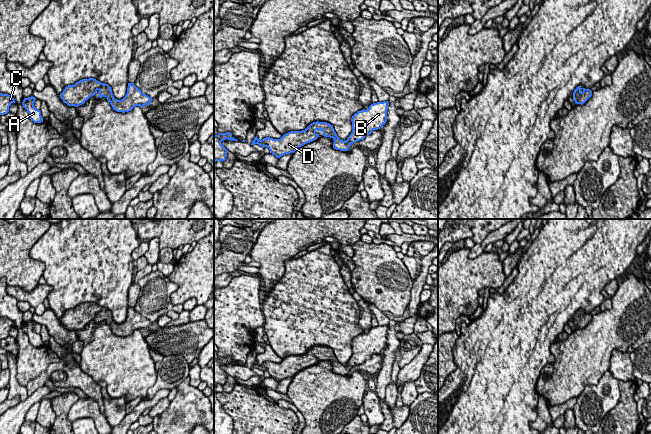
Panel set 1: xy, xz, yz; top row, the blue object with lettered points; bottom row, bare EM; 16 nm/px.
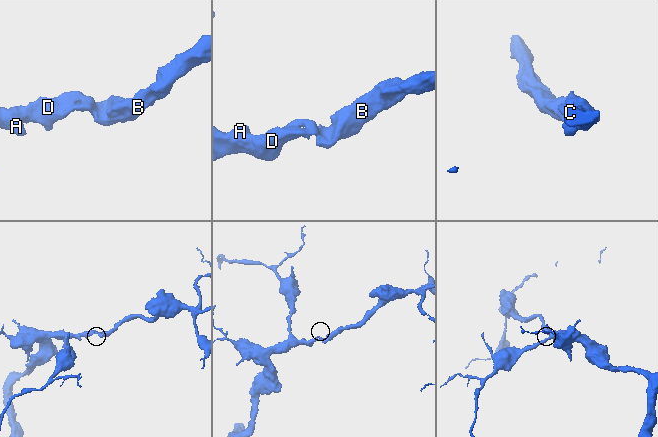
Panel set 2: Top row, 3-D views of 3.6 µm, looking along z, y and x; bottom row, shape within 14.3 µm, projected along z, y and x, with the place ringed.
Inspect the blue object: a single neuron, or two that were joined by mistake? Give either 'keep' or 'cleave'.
keep

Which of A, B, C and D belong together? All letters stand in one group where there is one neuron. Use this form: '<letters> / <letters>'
A B C D

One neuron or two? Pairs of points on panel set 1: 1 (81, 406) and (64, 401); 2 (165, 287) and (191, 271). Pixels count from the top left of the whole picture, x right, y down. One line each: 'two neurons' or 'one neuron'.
1: two neurons
2: two neurons

